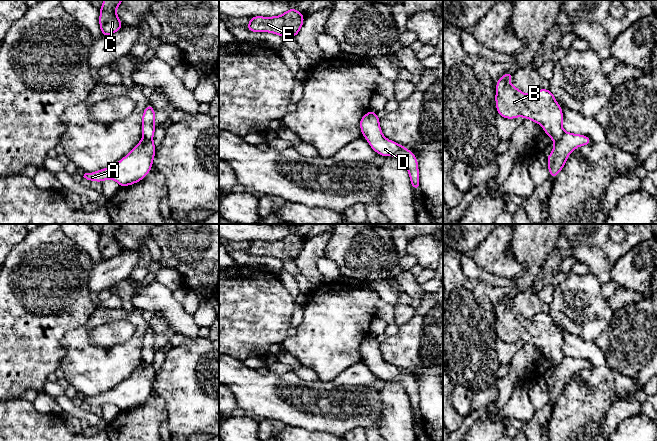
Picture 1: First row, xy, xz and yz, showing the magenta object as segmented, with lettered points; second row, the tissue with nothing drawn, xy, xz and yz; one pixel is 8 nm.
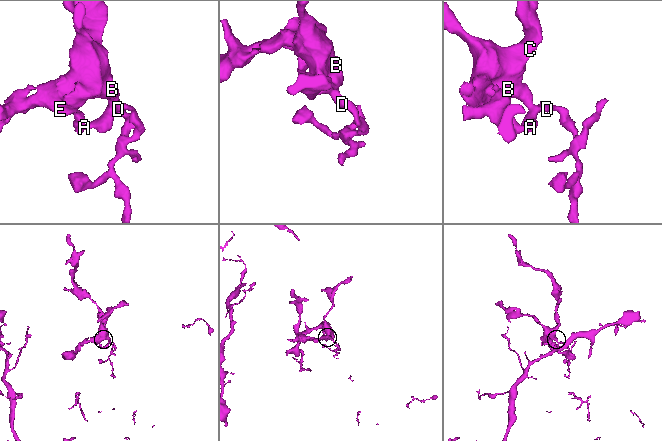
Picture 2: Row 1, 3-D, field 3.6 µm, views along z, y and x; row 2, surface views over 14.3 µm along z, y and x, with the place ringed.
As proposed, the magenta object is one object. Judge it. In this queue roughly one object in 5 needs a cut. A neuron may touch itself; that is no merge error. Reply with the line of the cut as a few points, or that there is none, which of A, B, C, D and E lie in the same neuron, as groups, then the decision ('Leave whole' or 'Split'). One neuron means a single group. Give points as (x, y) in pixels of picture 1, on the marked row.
Split along yz (564, 132), (555, 142). Groups: A D / B C E. Split

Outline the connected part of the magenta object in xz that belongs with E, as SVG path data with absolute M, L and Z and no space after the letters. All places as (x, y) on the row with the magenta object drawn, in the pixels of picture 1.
M295 8L289 9L280 16L251 17L245 27L252 32L270 32L283 37L295 37L301 30L304 16Z

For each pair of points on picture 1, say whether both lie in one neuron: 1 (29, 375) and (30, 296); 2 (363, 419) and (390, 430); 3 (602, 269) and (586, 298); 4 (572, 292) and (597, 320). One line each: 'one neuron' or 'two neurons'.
1: one neuron
2: two neurons
3: two neurons
4: one neuron

